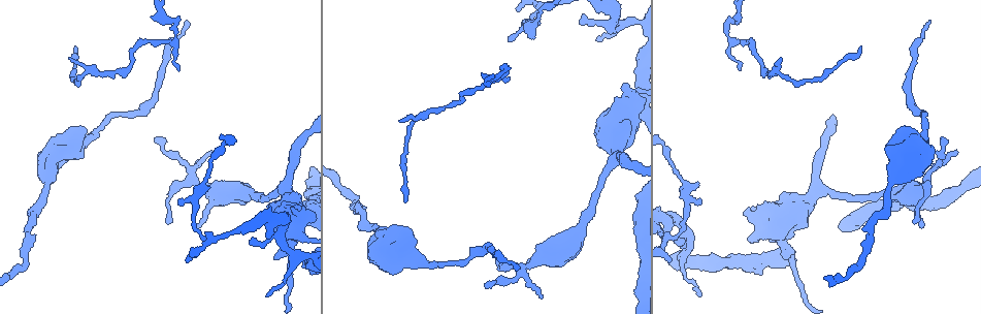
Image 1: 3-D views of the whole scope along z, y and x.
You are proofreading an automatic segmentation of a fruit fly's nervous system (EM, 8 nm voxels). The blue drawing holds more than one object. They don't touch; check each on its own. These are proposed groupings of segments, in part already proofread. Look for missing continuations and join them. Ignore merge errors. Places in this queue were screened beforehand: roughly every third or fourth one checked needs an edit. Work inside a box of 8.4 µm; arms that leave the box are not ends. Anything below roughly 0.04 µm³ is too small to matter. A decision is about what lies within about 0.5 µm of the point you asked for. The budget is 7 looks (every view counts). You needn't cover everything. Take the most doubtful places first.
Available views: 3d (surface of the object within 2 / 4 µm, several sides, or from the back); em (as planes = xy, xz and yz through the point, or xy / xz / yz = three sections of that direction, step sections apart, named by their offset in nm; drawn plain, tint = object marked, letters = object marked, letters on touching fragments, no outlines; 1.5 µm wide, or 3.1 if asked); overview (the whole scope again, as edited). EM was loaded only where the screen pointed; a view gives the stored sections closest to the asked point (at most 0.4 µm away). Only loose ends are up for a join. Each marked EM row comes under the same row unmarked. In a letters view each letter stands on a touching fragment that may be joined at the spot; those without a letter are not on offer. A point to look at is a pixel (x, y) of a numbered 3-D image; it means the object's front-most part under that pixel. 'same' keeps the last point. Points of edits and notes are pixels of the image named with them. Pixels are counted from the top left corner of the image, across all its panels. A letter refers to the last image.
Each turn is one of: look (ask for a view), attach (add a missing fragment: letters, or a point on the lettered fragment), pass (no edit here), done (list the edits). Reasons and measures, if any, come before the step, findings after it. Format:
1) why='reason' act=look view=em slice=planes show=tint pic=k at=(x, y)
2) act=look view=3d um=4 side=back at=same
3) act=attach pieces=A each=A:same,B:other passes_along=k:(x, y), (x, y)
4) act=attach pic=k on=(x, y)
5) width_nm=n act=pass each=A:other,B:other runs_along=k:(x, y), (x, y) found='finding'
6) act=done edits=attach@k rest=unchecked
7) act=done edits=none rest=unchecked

why='end of a long branch' act=look view=em slice=yz step=8 show=tint pic=1 at=(185, 22)

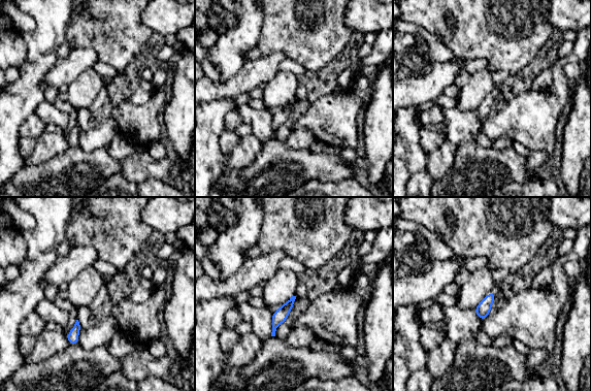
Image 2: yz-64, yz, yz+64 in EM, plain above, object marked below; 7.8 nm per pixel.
act=look view=em slice=planes show=letters at=same

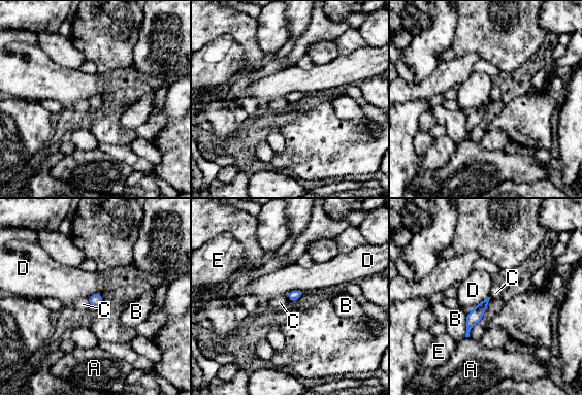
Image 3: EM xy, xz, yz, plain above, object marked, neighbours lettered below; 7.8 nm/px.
act=pass each=A:other,B:other,C:other,D:other,E:other found='none of them fits'

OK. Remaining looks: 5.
act=look view=em slice=planes show=letters pic=1 at=(265, 296)

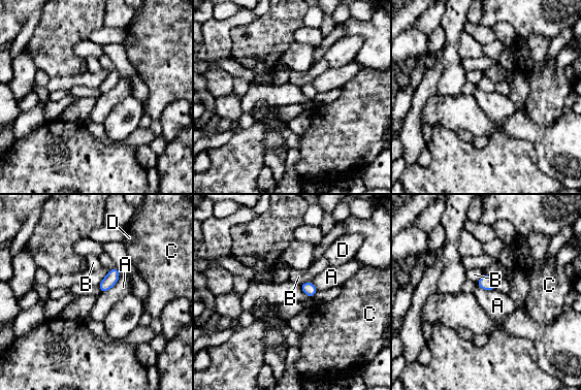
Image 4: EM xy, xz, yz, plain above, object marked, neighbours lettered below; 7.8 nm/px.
longest_contact=A:200nm act=pass each=A:other,B:other,C:other,D:other border=4:(120, 277), (111, 287), (101, 293) found='no lettered fragment goes on from it'

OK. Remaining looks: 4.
why='thick end' act=look view=em slice=planes show=letters pic=1 at=(294, 208)

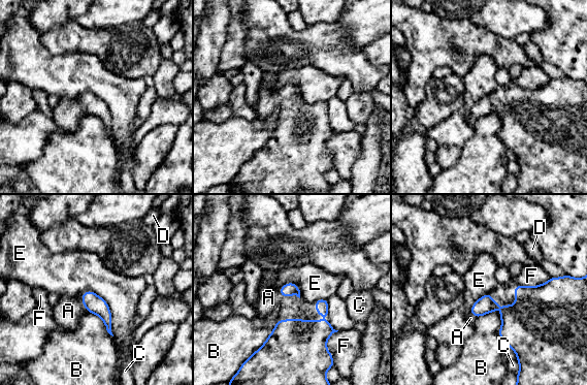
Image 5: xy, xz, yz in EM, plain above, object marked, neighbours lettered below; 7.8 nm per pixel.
act=attach pieces=A each=A:same,B:other,C:other,D:other,E:other,F:other found='it goes on there'

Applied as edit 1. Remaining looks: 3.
act=done edits=attach@5 rest=unchecked

